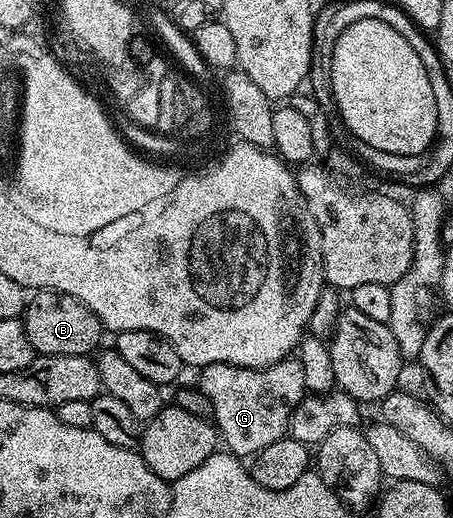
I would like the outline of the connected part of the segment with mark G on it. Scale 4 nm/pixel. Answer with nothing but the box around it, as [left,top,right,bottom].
[197,358,308,458]

